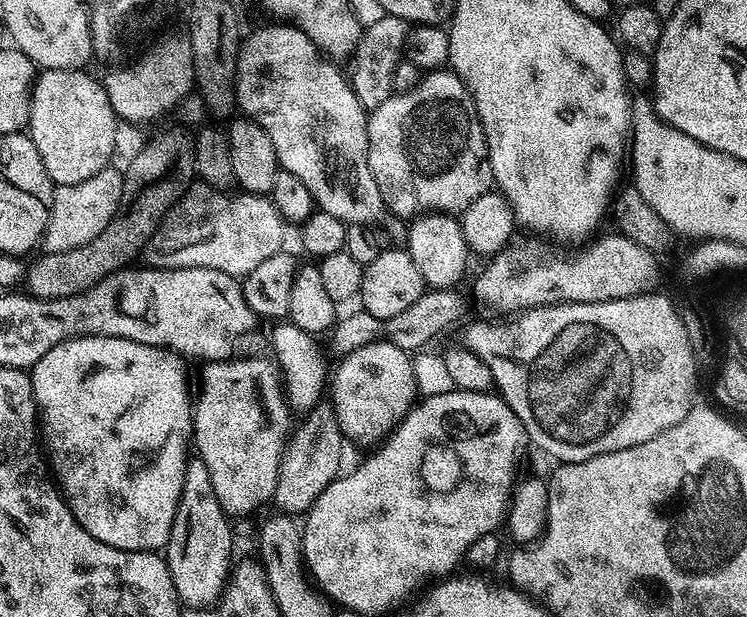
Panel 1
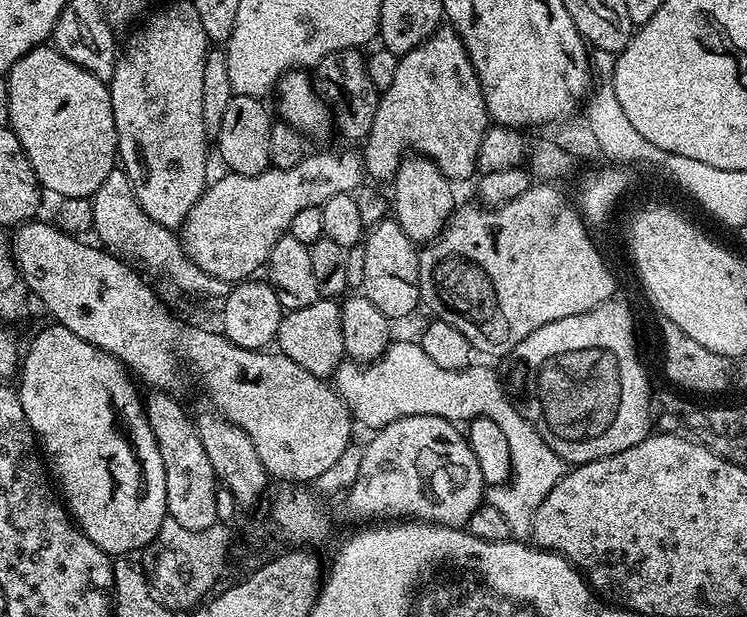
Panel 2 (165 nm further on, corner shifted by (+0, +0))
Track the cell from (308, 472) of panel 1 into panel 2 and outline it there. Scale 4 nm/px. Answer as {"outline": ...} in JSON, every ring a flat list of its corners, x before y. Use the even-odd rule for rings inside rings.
{"outline":[[321,298,310,306,287,311,280,319,276,346,281,355,298,363,310,374,320,379,331,377,345,359,340,304,332,298]]}

